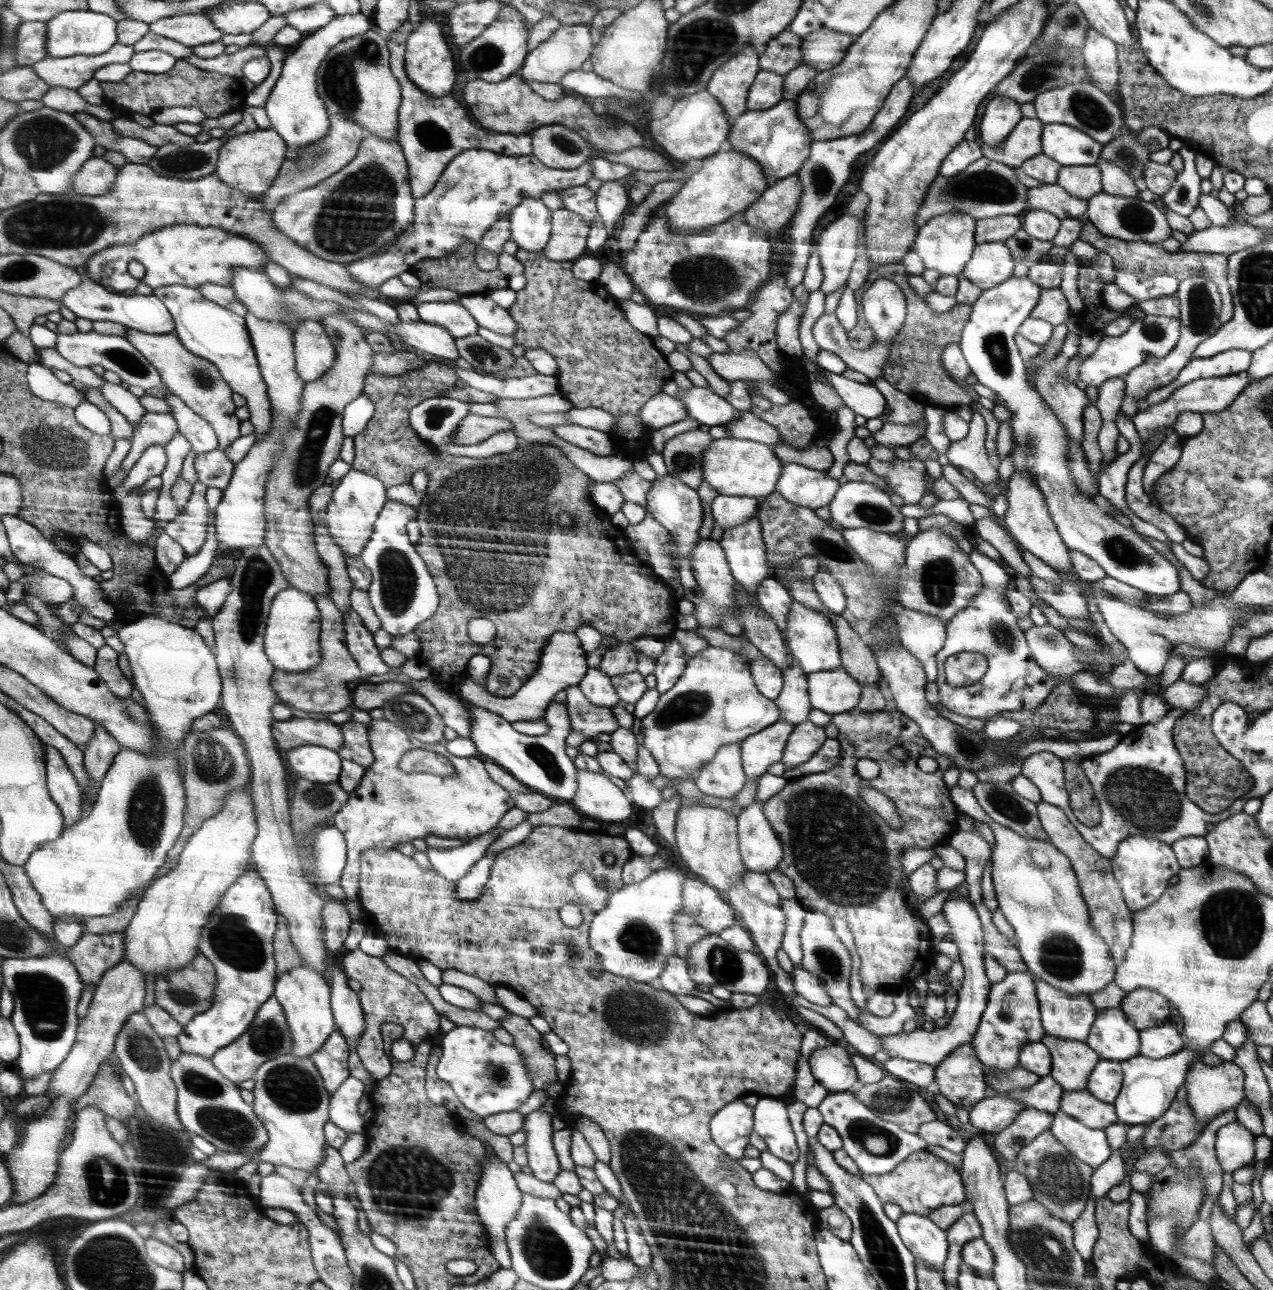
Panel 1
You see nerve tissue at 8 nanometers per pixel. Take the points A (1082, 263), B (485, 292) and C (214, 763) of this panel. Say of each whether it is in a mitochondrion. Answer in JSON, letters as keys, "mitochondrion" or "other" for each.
{"A":"other","B":"other","C":"mitochondrion"}

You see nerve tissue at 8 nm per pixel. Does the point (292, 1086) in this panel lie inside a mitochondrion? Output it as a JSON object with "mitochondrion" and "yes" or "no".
{"mitochondrion":"yes"}

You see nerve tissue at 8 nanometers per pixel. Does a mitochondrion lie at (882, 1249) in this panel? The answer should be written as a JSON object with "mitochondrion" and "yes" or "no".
{"mitochondrion":"yes"}

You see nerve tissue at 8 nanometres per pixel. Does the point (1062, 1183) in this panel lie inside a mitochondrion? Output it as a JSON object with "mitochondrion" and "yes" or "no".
{"mitochondrion":"yes"}

